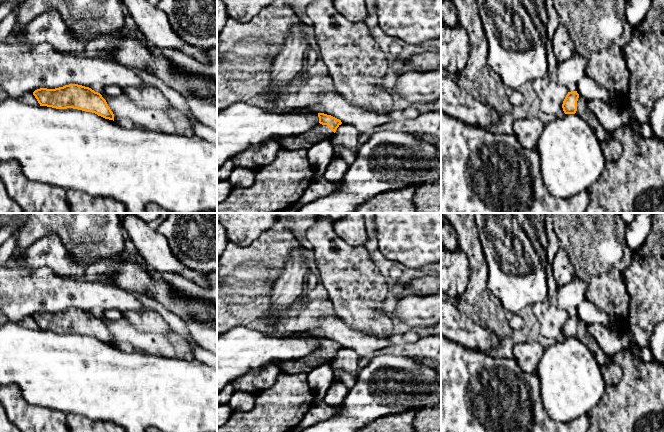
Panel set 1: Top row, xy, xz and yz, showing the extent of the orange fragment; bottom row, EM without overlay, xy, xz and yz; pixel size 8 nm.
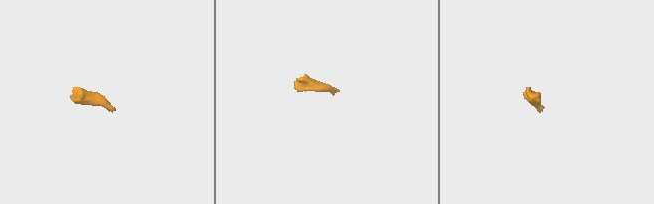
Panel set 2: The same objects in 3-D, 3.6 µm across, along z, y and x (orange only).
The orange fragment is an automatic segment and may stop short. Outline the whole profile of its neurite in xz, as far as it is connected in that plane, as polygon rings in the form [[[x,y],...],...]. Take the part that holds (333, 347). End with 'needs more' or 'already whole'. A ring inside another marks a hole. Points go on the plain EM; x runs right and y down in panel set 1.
[[[318,337],[319,349],[310,355],[296,360],[279,362],[277,366],[284,373],[306,373],[308,374],[319,365],[325,363],[328,359],[334,359],[337,352],[342,348],[341,344],[324,337]]] | needs more

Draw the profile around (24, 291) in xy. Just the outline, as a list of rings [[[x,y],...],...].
[[[12,257],[5,265],[0,266],[0,309],[6,314],[9,322],[18,324],[24,317],[34,316],[40,312],[55,313],[69,308],[89,311],[100,317],[107,310],[114,309],[125,314],[127,312],[139,312],[144,306],[134,293],[124,291],[108,283],[70,279],[57,275],[48,267],[28,268],[20,266],[14,263]]]

